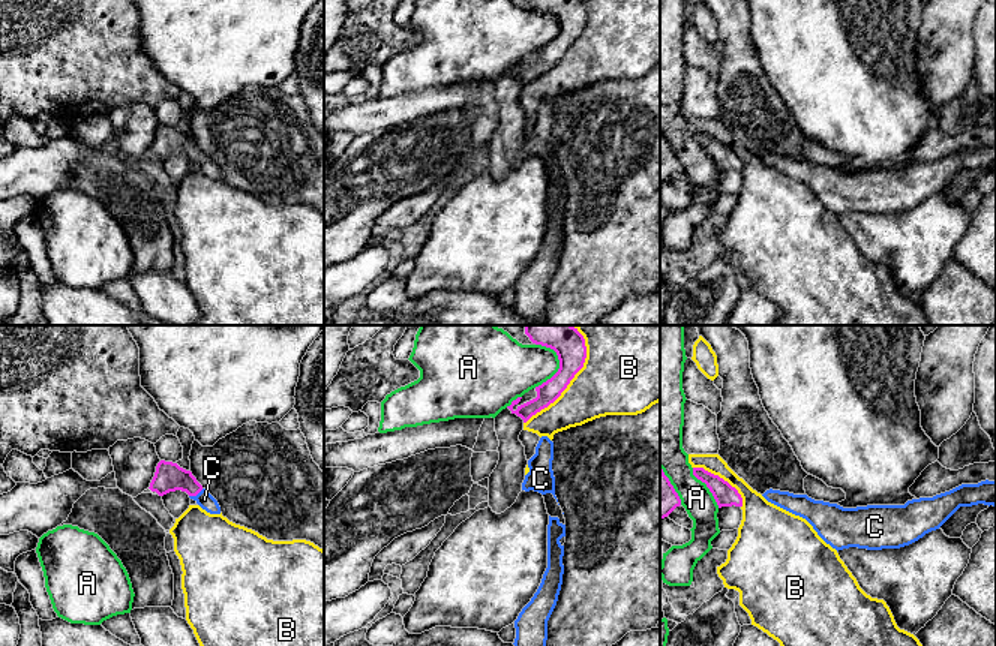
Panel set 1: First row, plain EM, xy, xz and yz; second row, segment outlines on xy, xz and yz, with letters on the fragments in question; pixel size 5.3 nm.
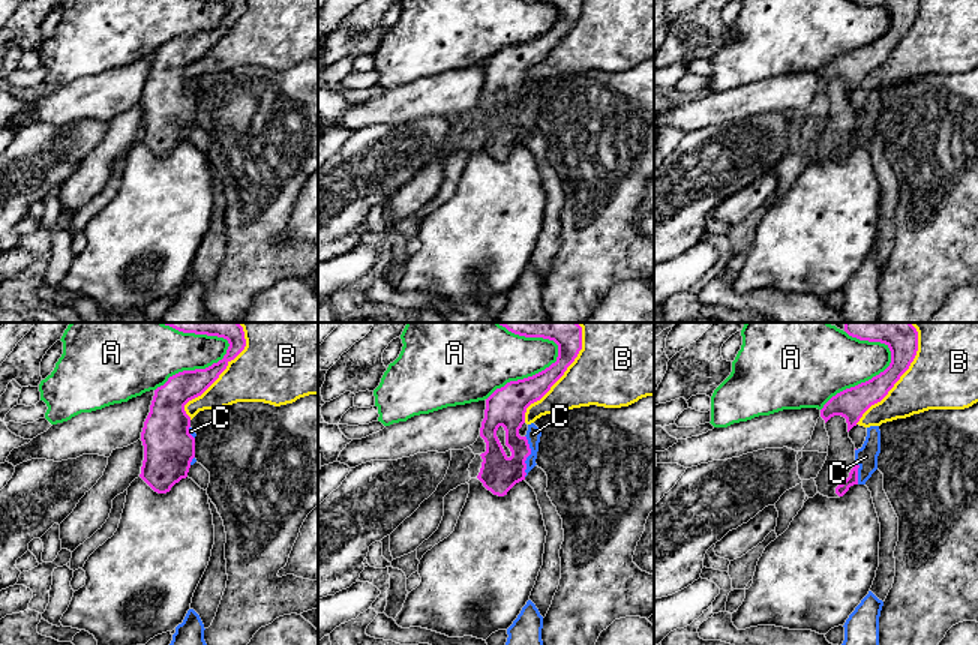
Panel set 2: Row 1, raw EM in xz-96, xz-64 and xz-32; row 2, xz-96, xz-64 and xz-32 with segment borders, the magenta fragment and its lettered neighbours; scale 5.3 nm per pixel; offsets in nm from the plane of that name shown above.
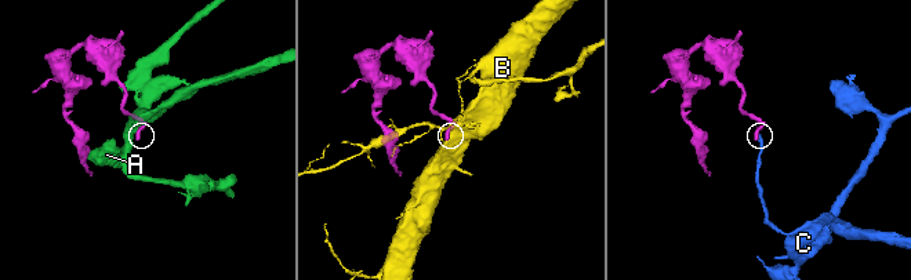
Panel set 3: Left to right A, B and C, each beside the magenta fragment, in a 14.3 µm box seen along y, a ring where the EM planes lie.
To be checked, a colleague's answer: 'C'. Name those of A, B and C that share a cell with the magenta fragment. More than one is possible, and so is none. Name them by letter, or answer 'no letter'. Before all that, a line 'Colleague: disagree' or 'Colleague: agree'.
Colleague: agree
C

